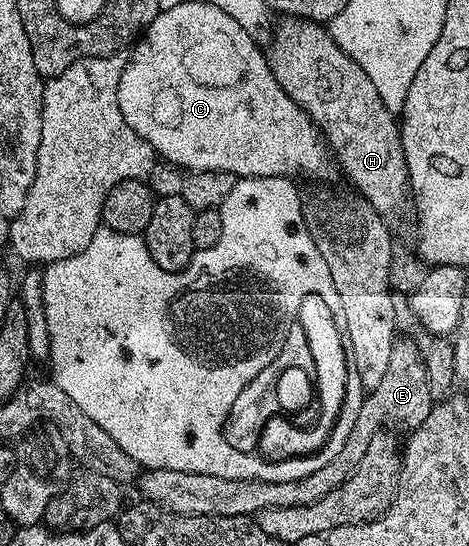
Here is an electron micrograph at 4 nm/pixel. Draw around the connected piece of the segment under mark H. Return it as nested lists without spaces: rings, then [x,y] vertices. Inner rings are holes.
[[[285,16],[281,23],[274,25],[271,30],[271,47],[267,57],[269,67],[279,80],[279,88],[307,112],[307,116],[321,131],[332,157],[341,161],[347,177],[353,181],[353,186],[360,197],[365,198],[387,224],[392,232],[399,230],[412,231],[415,226],[415,203],[409,188],[409,173],[407,160],[403,156],[403,144],[398,119],[388,110],[380,99],[370,76],[356,63],[329,34],[328,29],[320,22],[311,22],[307,18]]]

